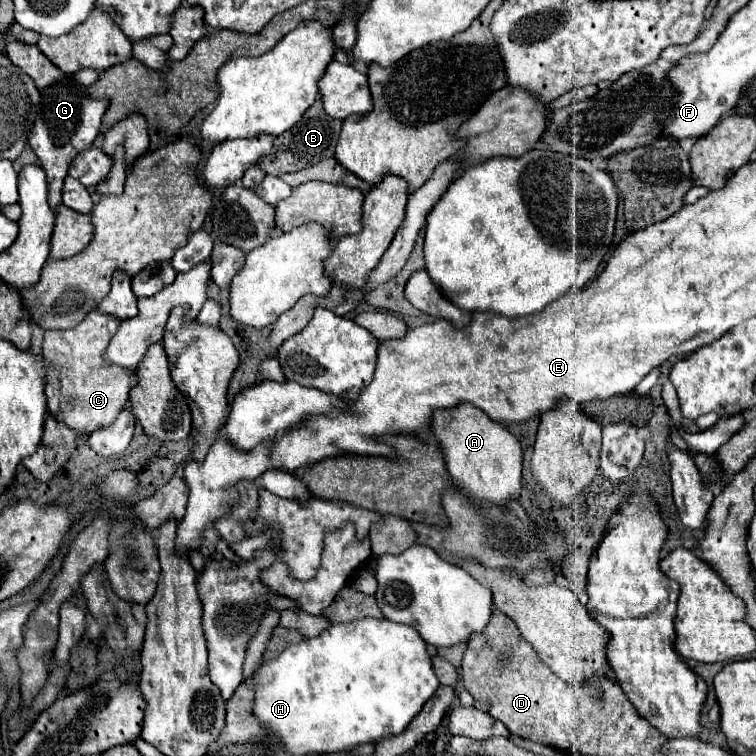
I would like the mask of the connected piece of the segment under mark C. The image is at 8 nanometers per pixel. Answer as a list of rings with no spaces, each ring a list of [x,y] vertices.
[[[90,311],[74,329],[44,331],[42,353],[50,363],[56,363],[52,369],[58,369],[56,385],[52,385],[52,375],[48,375],[48,413],[74,429],[78,437],[88,437],[92,431],[110,425],[128,401],[128,391],[136,385],[136,375],[132,371],[108,365],[102,359],[102,353],[118,327],[120,321],[112,315]]]

